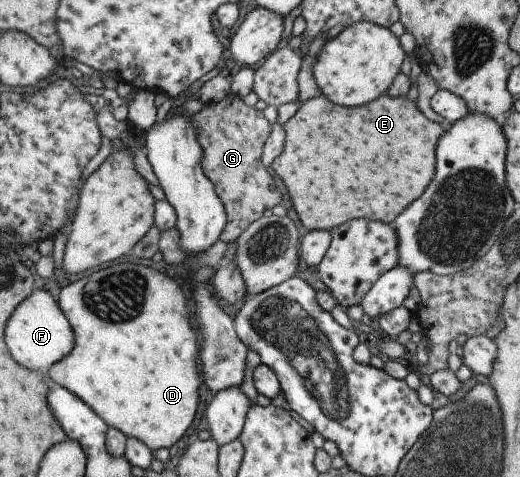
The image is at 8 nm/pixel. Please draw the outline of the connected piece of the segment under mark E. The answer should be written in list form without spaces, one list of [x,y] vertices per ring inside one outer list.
[[[322,95],[313,97],[298,106],[296,113],[284,123],[283,130],[286,137],[284,151],[271,161],[270,167],[274,170],[274,173],[284,181],[284,185],[286,185],[286,189],[288,189],[288,197],[290,197],[290,201],[292,201],[292,207],[294,207],[294,211],[296,211],[296,215],[298,215],[298,219],[300,219],[300,223],[306,231],[322,229],[330,231],[332,227],[338,227],[338,225],[342,225],[344,221],[348,221],[348,219],[358,219],[358,217],[360,217],[360,219],[378,219],[378,221],[384,221],[384,223],[390,224],[394,217],[396,217],[402,209],[406,209],[406,205],[408,205],[410,201],[414,201],[414,199],[426,189],[426,185],[430,183],[432,171],[434,171],[434,145],[436,145],[436,139],[445,132],[438,123],[428,121],[428,119],[416,109],[416,105],[414,105],[410,99],[406,99],[406,97],[388,97],[388,95],[380,95],[380,97],[376,97],[374,101],[370,101],[370,103],[366,103],[366,105],[360,105],[360,107],[338,107],[338,105],[330,103],[330,101]]]

